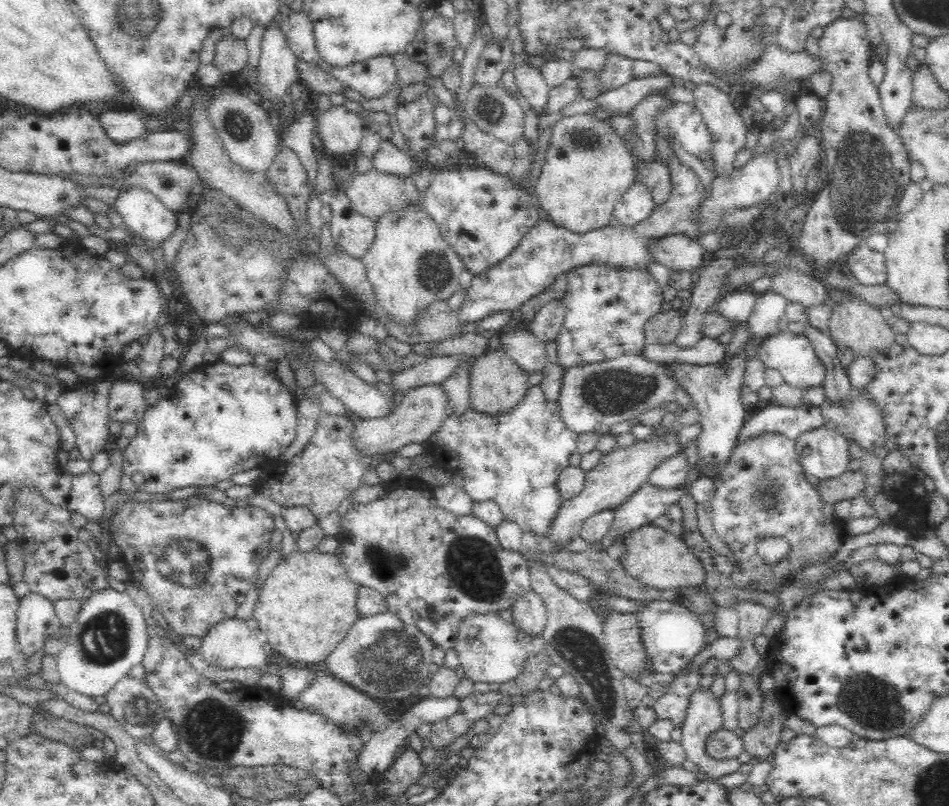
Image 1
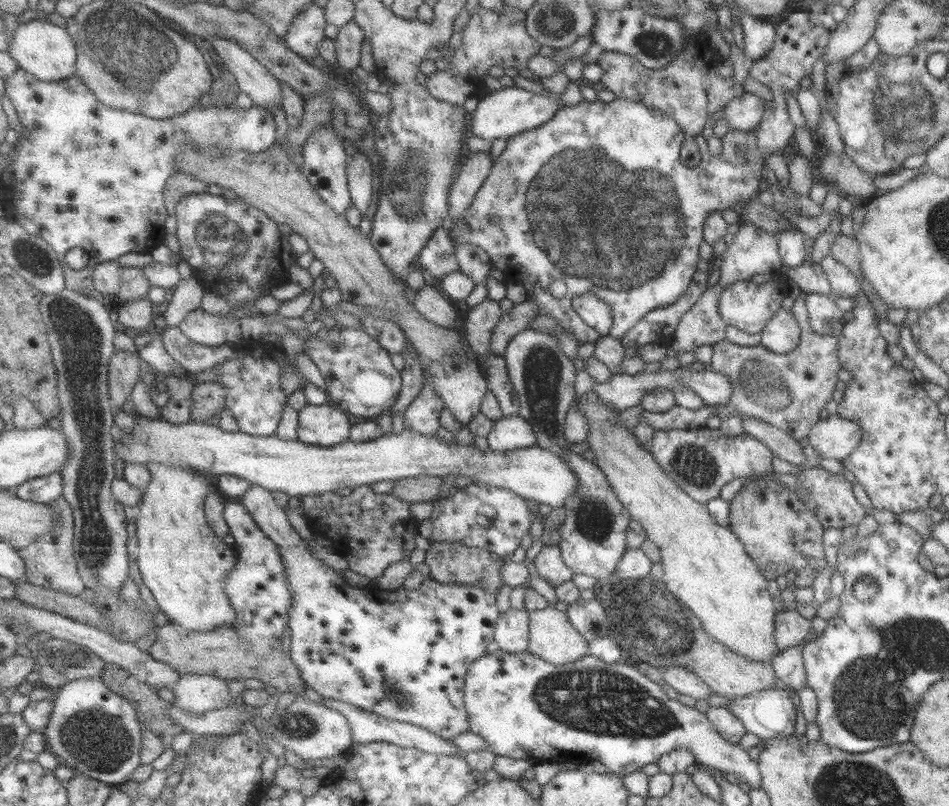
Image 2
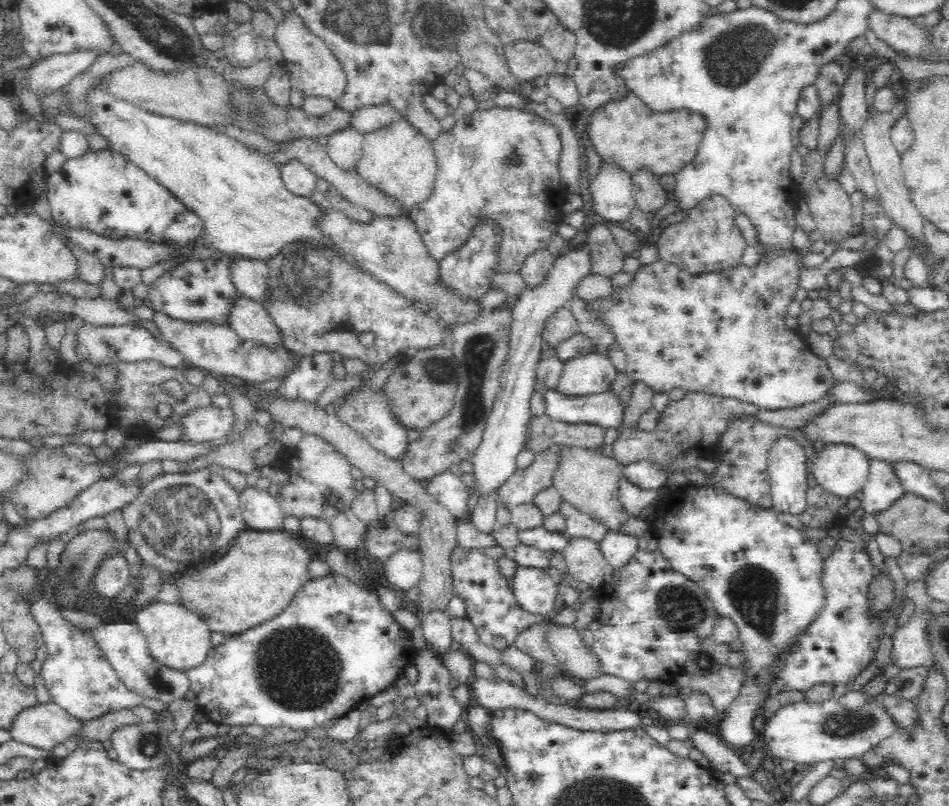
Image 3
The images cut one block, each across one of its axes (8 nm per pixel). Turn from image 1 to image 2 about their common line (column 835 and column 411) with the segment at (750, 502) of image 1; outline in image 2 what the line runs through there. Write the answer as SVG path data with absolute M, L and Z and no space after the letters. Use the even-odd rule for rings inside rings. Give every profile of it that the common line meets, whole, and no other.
M370 485L352 489L346 496L335 492L298 497L303 516L321 528L329 538L343 540L343 552L351 564L350 570L368 577L374 583L383 572L399 562L410 560L417 548L420 521L412 511L412 504L391 493L377 493Z

